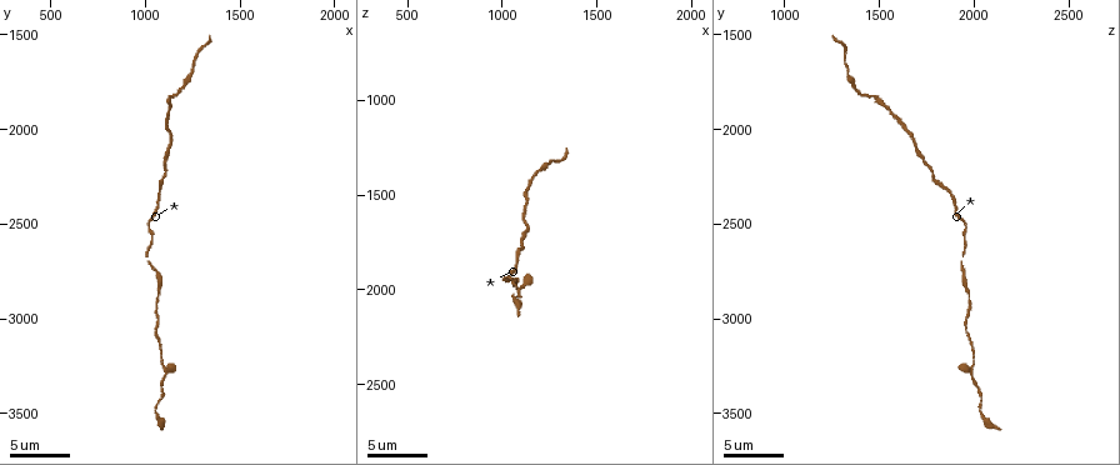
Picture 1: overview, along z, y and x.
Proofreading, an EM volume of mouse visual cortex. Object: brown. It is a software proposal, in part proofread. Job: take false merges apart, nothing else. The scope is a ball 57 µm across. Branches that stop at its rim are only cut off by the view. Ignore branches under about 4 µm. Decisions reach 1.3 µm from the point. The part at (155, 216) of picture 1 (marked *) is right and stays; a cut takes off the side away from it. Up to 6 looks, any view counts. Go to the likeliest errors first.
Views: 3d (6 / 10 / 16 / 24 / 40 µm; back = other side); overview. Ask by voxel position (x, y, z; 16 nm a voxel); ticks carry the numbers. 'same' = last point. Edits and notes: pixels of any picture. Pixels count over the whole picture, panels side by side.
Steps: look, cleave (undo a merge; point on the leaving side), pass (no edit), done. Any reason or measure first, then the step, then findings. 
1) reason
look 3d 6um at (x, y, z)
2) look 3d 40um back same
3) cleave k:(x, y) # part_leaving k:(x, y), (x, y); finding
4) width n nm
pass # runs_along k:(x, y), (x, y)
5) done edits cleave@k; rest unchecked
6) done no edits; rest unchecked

three-way junction
look 3d 6um at (1080, 3240, 1990)

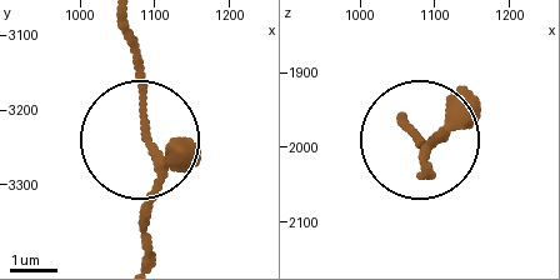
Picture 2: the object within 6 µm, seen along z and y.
pass # runs_along 2:(121, 23), (158, 179), (145, 246); continuous, no second neuron

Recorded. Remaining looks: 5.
sudden change in width
look 3d 10um at (1060, 2850, 1960)

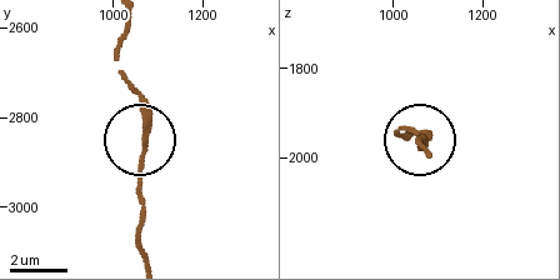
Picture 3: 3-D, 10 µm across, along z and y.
look 3d 6um same

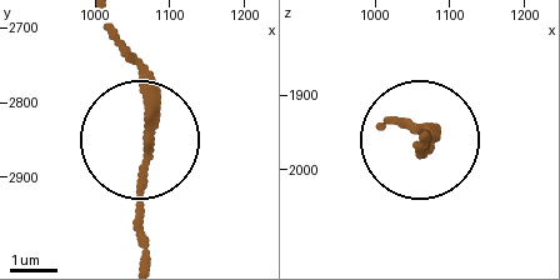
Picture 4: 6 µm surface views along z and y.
pass # runs_along 4:(105, 24), (149, 111), (136, 206), (144, 254); all the same neuron

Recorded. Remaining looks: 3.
thin neck
look 3d 10um at (1160, 1810, 1410)

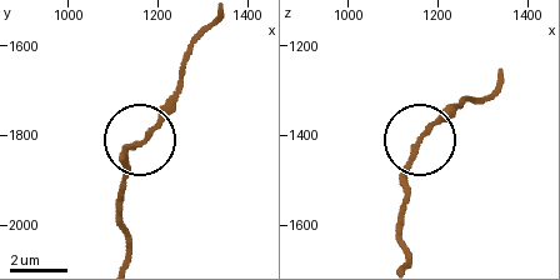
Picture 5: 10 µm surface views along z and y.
pass # all the same neuron

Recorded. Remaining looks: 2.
done no edits; rest unchecked

